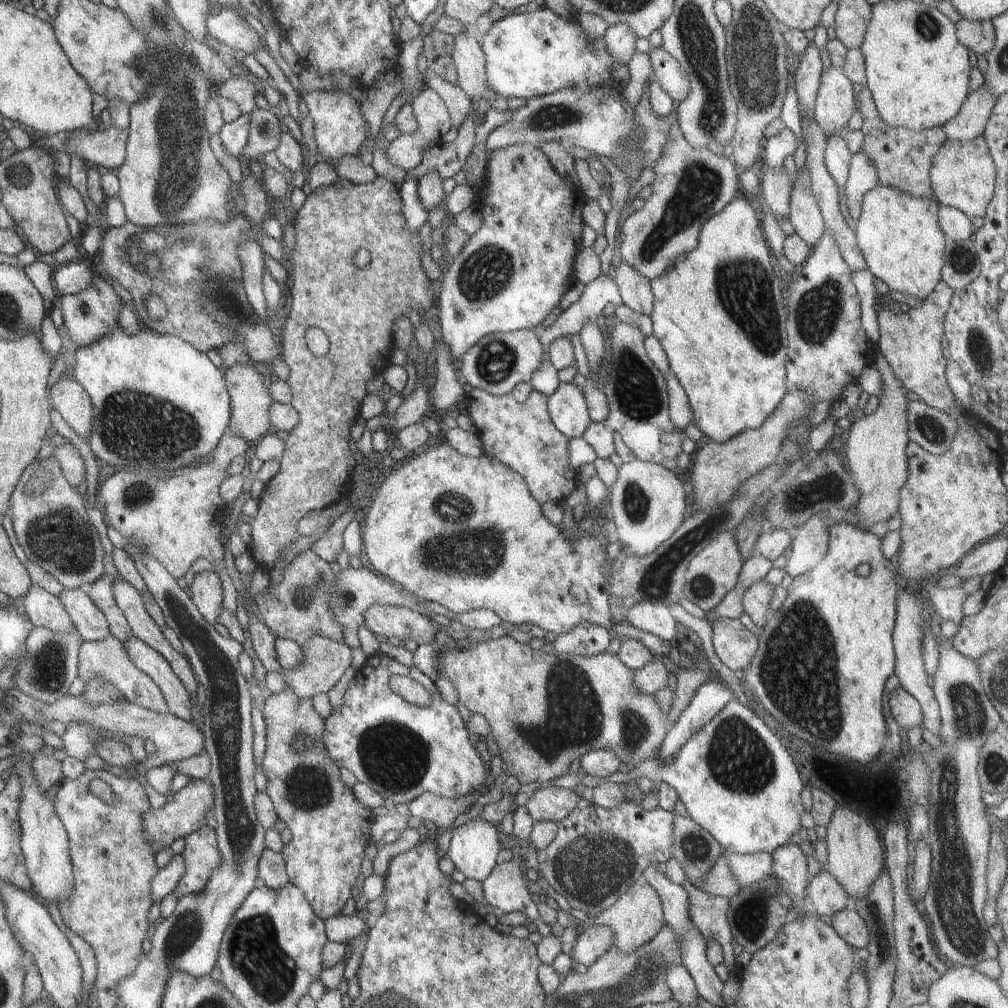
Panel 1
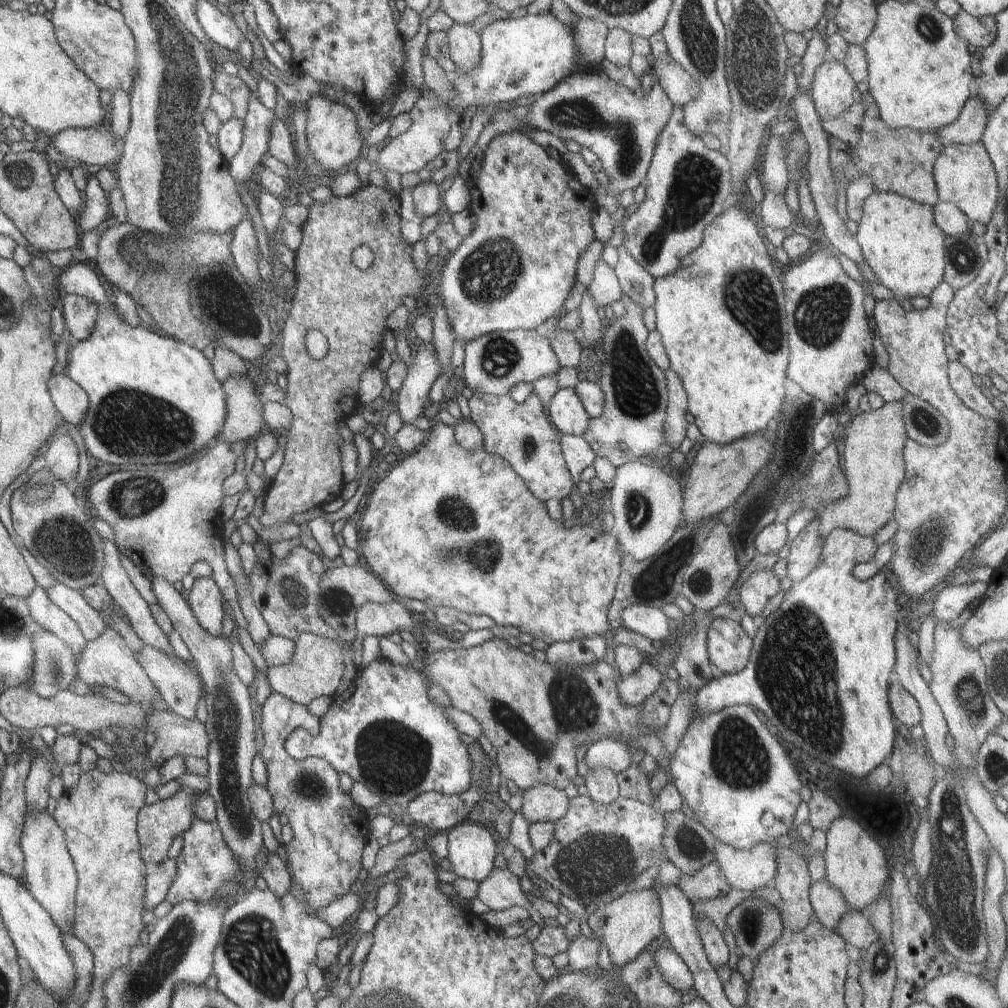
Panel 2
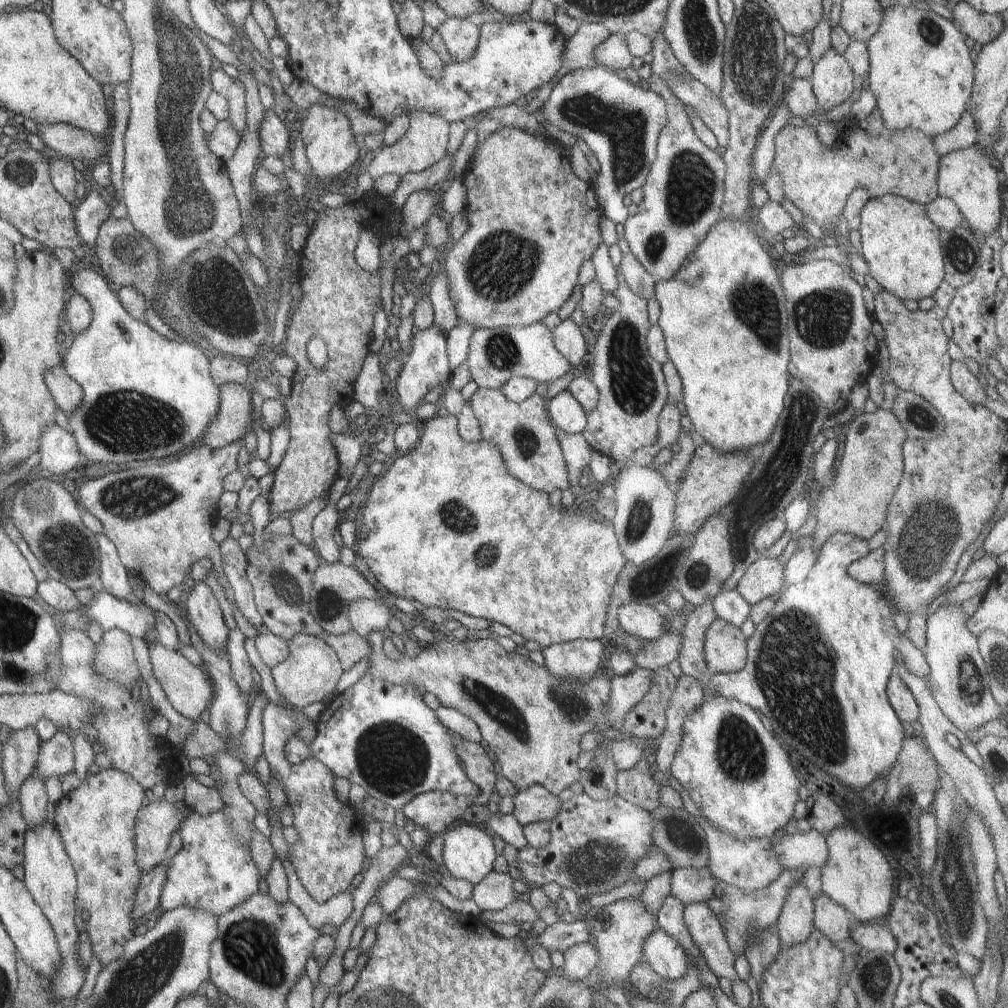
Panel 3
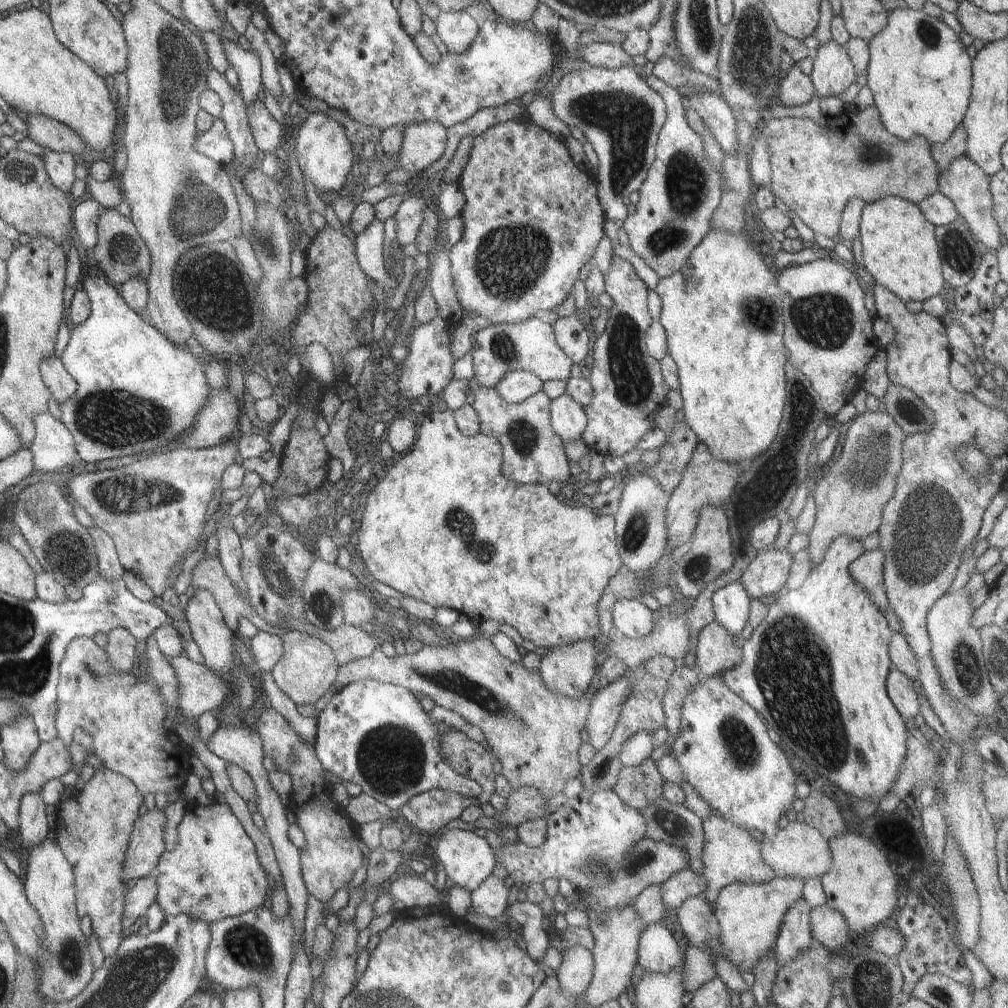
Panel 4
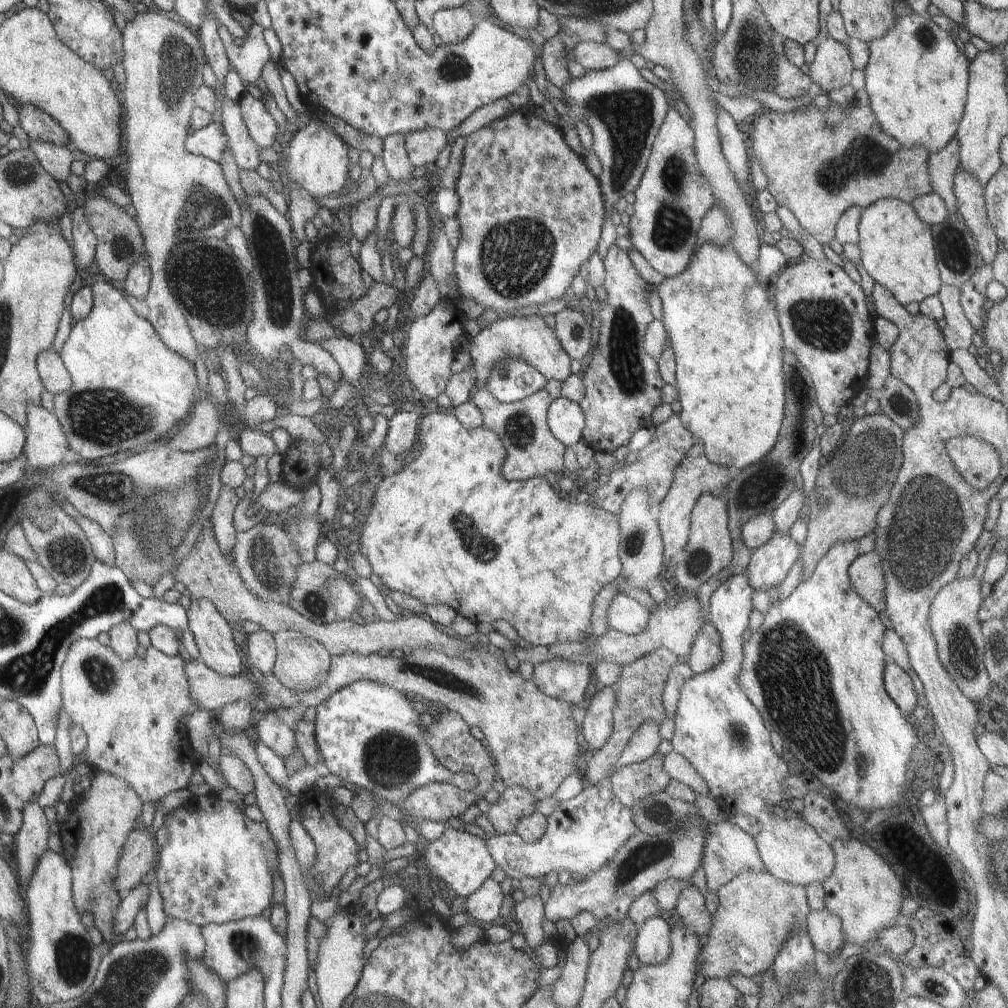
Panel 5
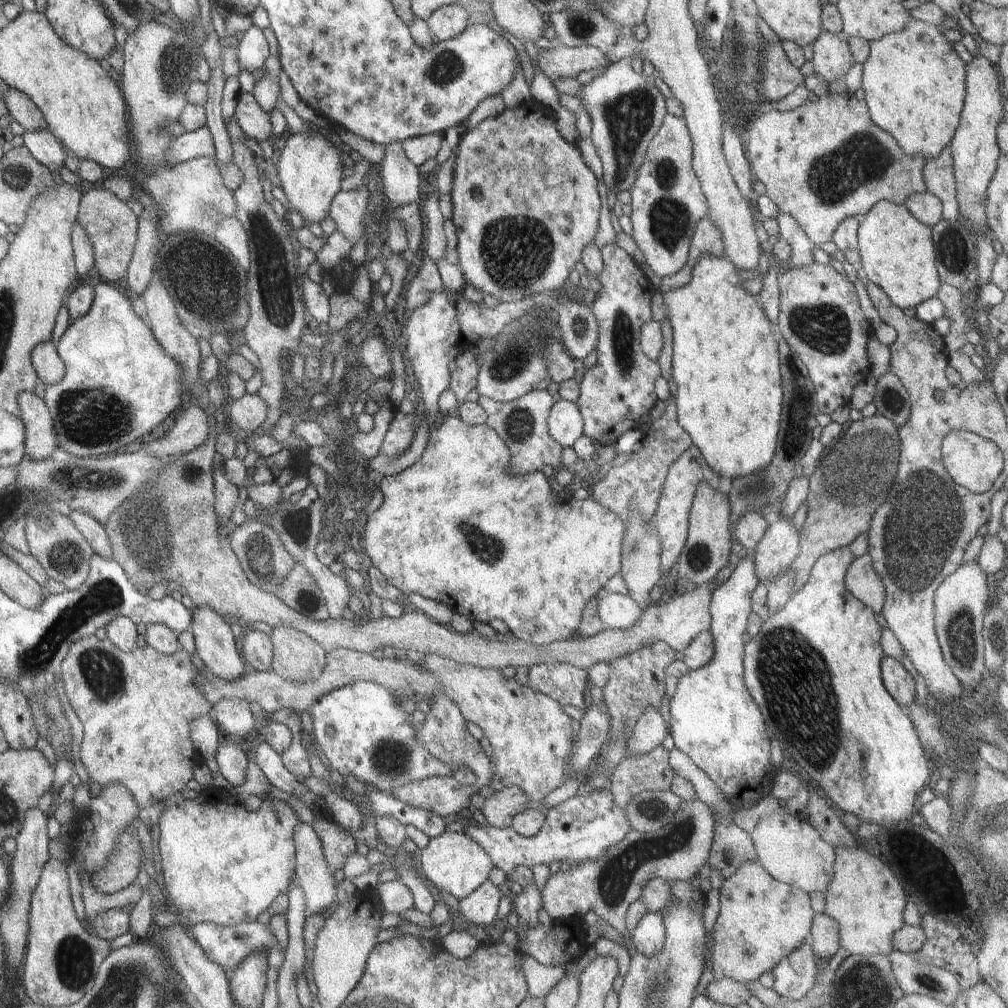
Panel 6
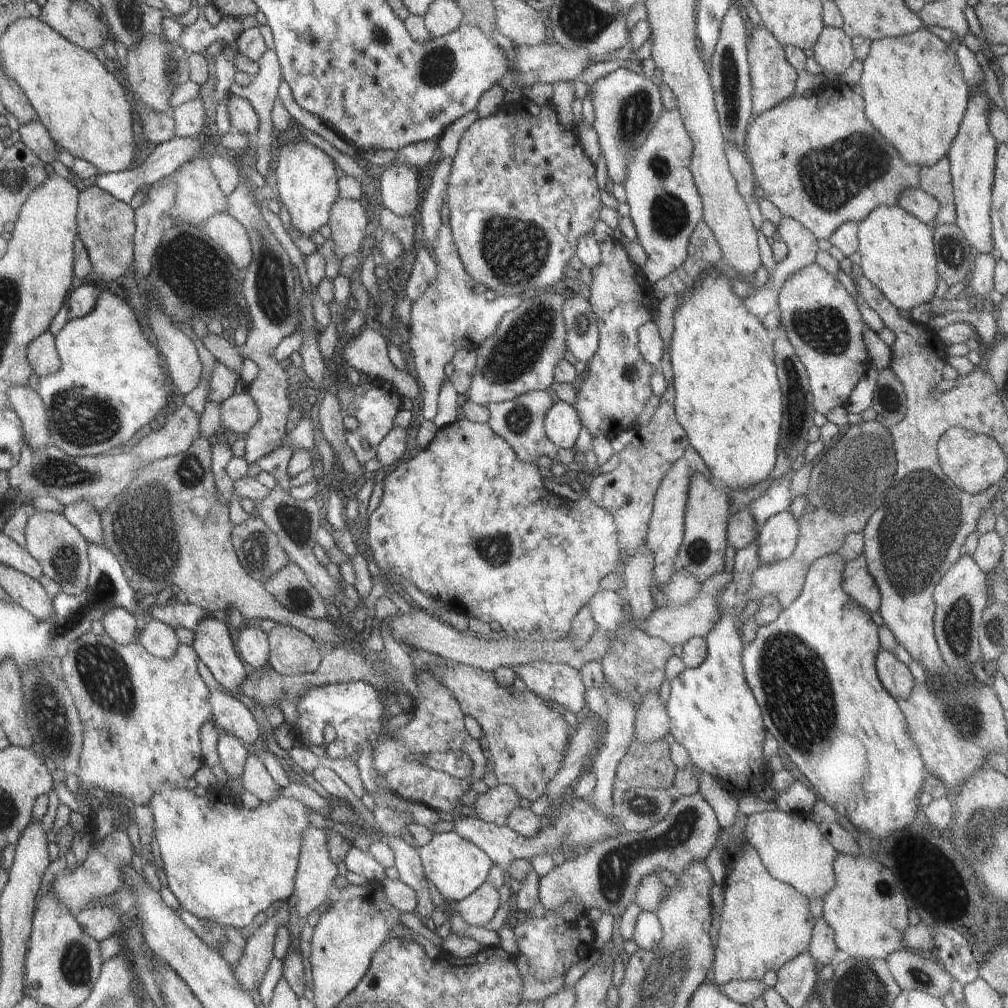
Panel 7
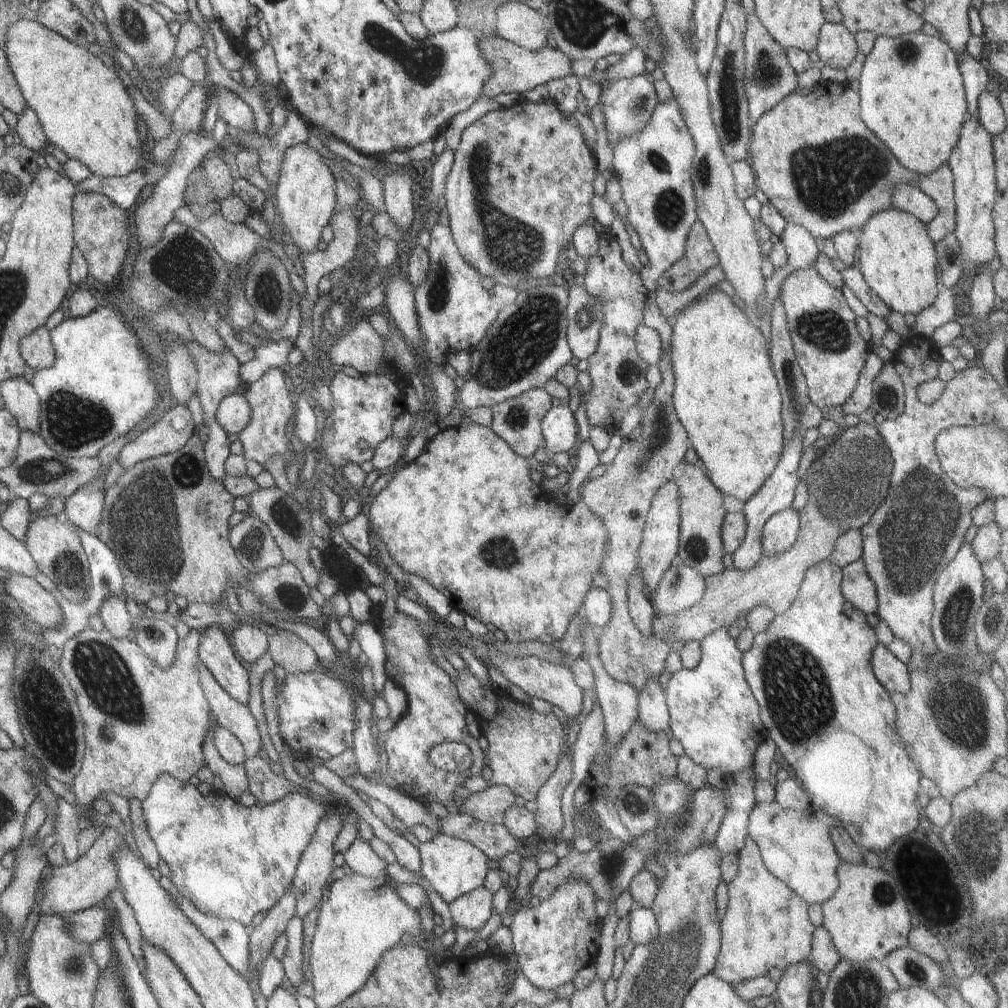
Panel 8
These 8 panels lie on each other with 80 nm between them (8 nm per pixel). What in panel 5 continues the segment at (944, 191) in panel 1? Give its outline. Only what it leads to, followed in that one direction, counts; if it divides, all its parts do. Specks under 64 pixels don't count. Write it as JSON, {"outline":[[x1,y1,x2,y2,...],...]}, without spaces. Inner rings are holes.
{"outline":[[959,165,954,173,953,193,958,214,971,230,977,251,984,264,991,266,1001,244,988,220,984,187,968,169]]}

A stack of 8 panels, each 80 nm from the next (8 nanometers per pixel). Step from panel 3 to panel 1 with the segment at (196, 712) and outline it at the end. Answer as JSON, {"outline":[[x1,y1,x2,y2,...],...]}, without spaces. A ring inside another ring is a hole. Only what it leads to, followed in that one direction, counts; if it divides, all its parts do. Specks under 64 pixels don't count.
{"outline":[[130,637,122,644,132,664,160,687,169,712,183,721,190,720,192,703,188,691,164,657,136,637]]}

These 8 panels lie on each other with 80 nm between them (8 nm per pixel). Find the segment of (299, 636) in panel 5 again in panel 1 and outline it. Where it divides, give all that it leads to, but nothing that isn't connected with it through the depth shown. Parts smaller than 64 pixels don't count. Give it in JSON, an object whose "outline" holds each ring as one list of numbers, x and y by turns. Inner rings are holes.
{"outline":[[316,635,312,637,303,650,303,661,296,671,272,673,268,672,265,678,268,690,280,693,281,690,290,685,291,689,297,694,298,698,312,699,318,692,327,693,334,685,337,685,352,664,352,651,346,643,339,643,328,637]]}

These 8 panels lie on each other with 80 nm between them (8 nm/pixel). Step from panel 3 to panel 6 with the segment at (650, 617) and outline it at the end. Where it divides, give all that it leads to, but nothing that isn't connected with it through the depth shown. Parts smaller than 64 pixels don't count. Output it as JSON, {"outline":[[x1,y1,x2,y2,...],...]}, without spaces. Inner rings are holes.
{"outline":[[604,591,598,600,598,614,606,629,630,629,643,611,630,595]]}

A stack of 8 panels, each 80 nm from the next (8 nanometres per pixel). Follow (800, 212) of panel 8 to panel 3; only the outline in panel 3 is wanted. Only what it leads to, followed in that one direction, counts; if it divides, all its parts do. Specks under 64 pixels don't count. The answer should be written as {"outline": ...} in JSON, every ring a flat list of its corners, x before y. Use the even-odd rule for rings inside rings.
{"outline":[[878,108,864,120,848,119,846,128,838,134,835,143,827,147,819,141,815,128,810,128,808,125,794,127,787,124,775,138,773,164,782,175,786,198,791,200,803,214,814,218,818,226,824,230,824,234,827,235,839,225,838,214,843,212,850,193,856,187,866,188,871,198,880,198,887,194,898,195,925,206,939,196,937,172,940,155,936,152,933,137,913,128,891,131,884,126]]}

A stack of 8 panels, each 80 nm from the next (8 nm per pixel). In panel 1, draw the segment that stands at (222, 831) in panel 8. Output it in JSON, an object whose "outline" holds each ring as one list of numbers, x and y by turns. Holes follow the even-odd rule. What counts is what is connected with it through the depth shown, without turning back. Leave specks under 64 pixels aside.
{"outline":[[206,824,185,836,185,848,182,854,185,871,172,892,178,900,185,894,203,892,205,882,211,876,210,871,220,864,221,854,217,847,216,831]]}

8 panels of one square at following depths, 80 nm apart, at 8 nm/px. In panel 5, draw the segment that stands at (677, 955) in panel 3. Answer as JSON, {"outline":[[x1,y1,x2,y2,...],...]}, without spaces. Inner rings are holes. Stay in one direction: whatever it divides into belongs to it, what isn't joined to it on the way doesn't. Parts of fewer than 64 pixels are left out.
{"outline":[[660,916,636,928,635,953,642,965,664,964,671,955,671,927]]}

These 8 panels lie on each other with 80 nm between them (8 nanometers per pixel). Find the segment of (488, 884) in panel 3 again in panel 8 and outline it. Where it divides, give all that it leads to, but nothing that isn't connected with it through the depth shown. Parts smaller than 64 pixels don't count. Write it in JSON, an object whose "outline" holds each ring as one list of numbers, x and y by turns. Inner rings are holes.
{"outline":[[484,886,461,896,449,904,456,926,477,931,492,916,493,894]]}

